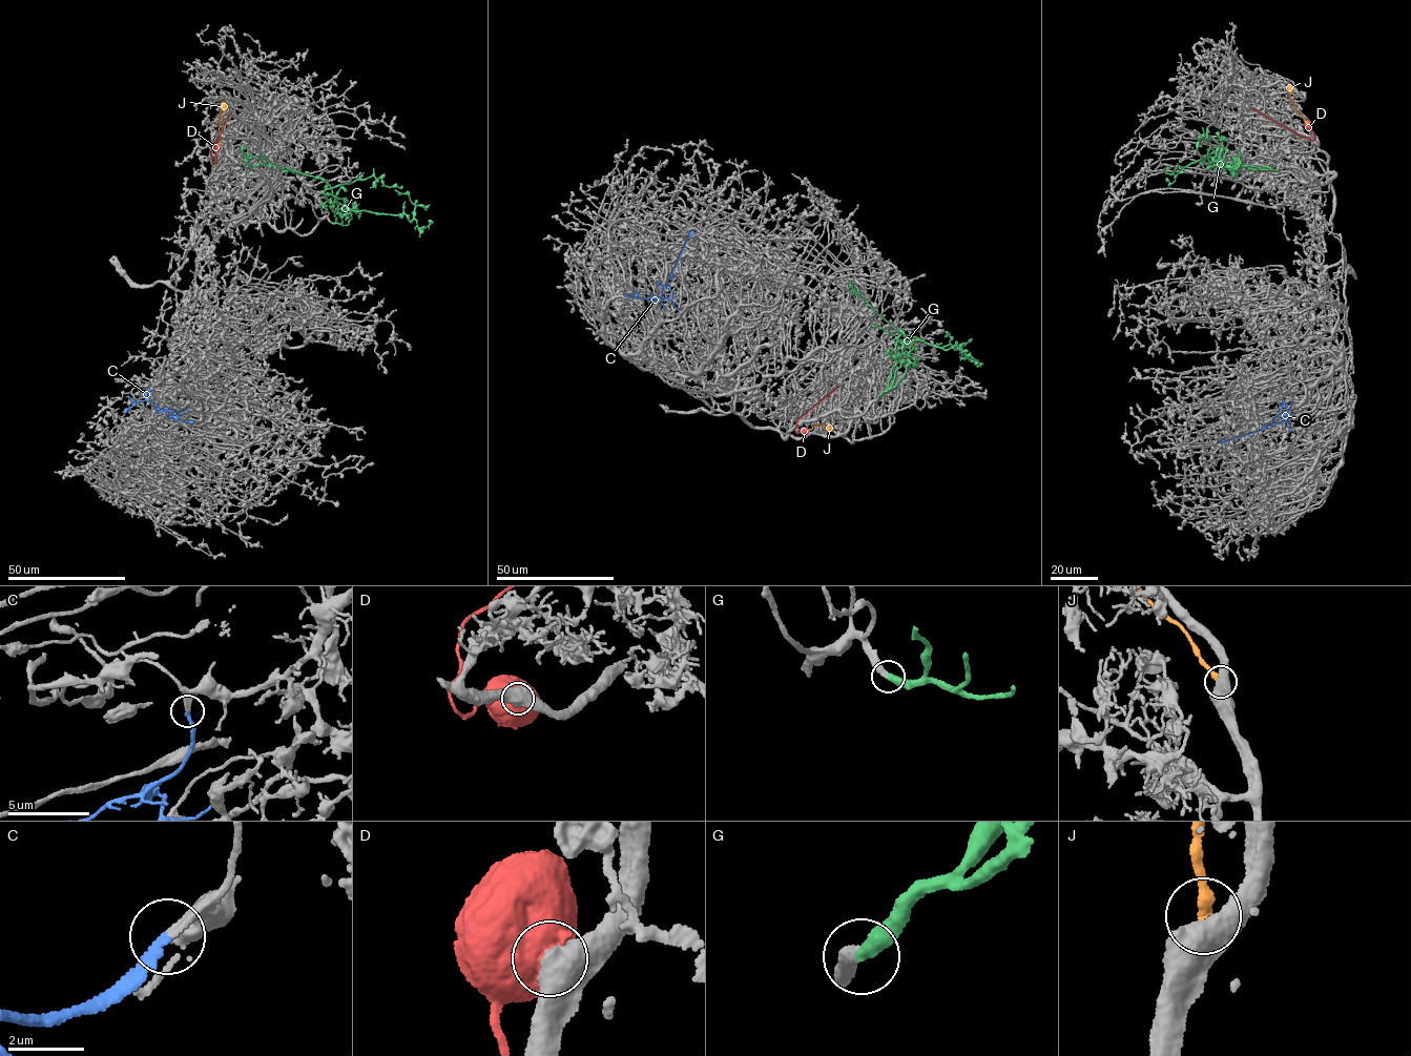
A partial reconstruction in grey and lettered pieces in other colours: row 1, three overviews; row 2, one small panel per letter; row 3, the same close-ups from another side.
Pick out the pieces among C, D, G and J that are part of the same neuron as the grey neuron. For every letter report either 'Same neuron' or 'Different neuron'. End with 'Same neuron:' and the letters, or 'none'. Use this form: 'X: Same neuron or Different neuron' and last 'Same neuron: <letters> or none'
C: Same neuron
D: Different neuron
G: Same neuron
J: Different neuron
Same neuron: C, G

